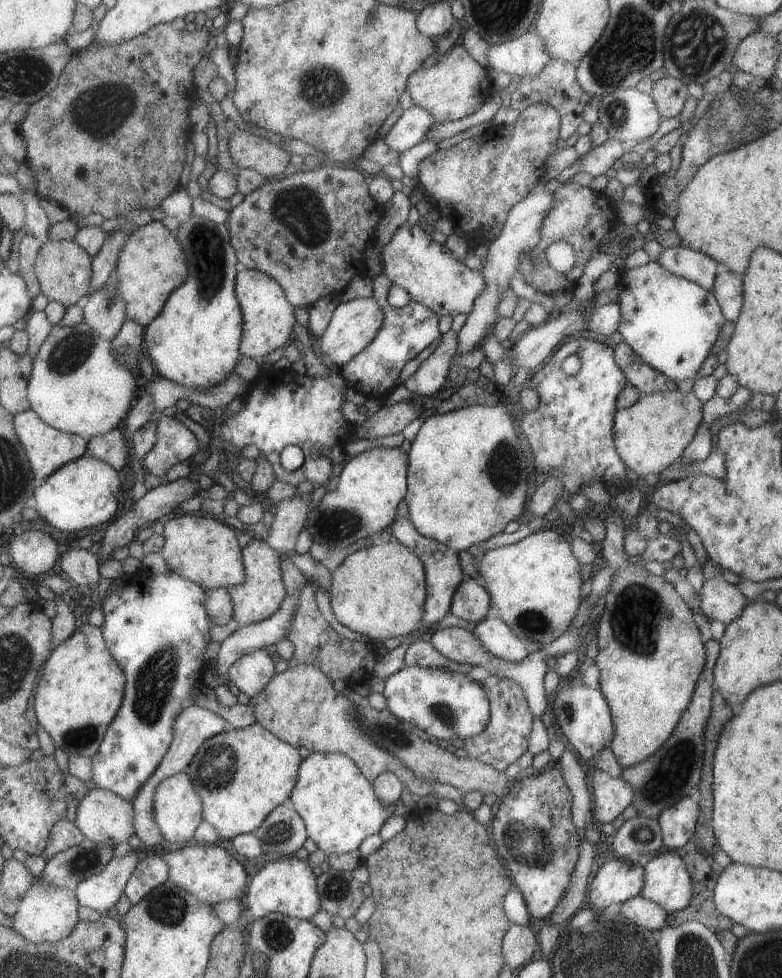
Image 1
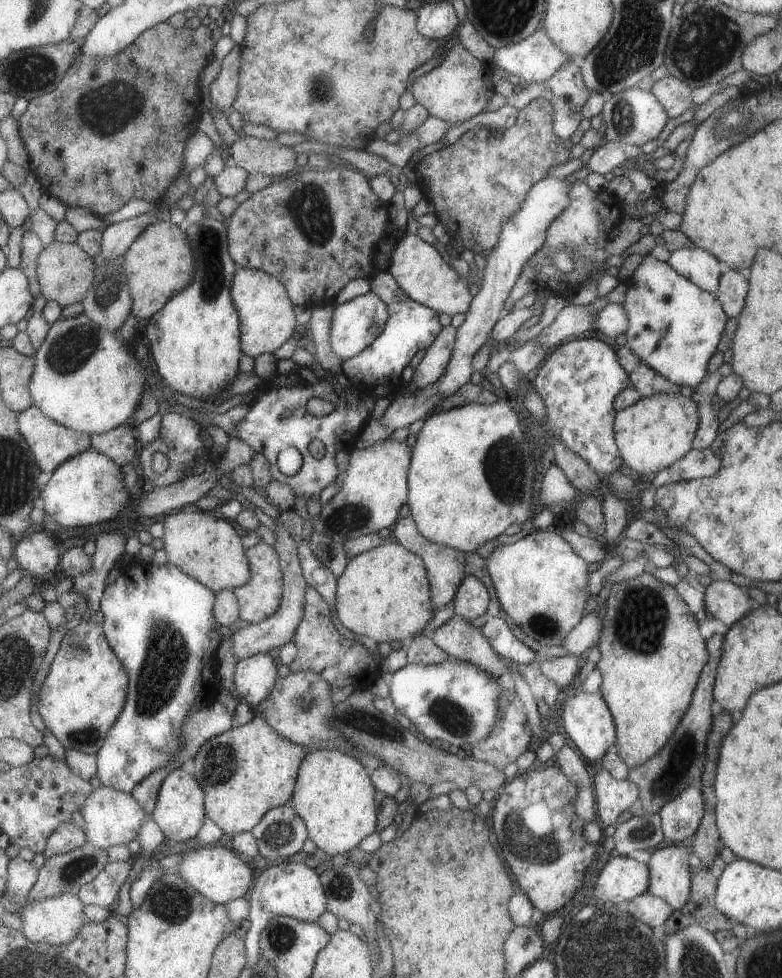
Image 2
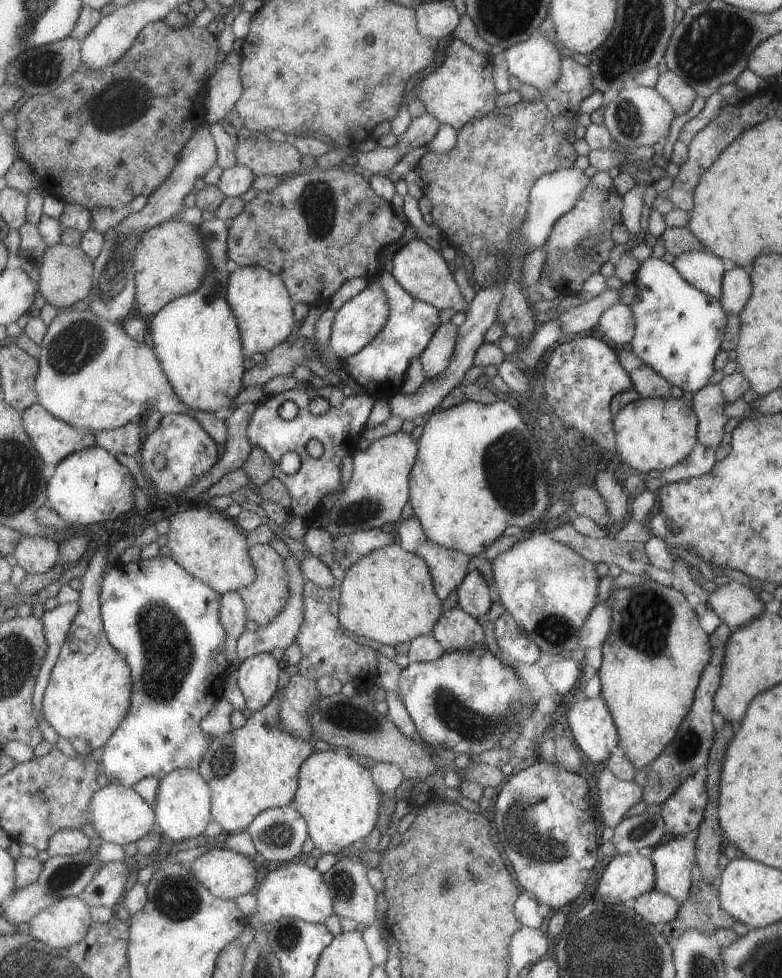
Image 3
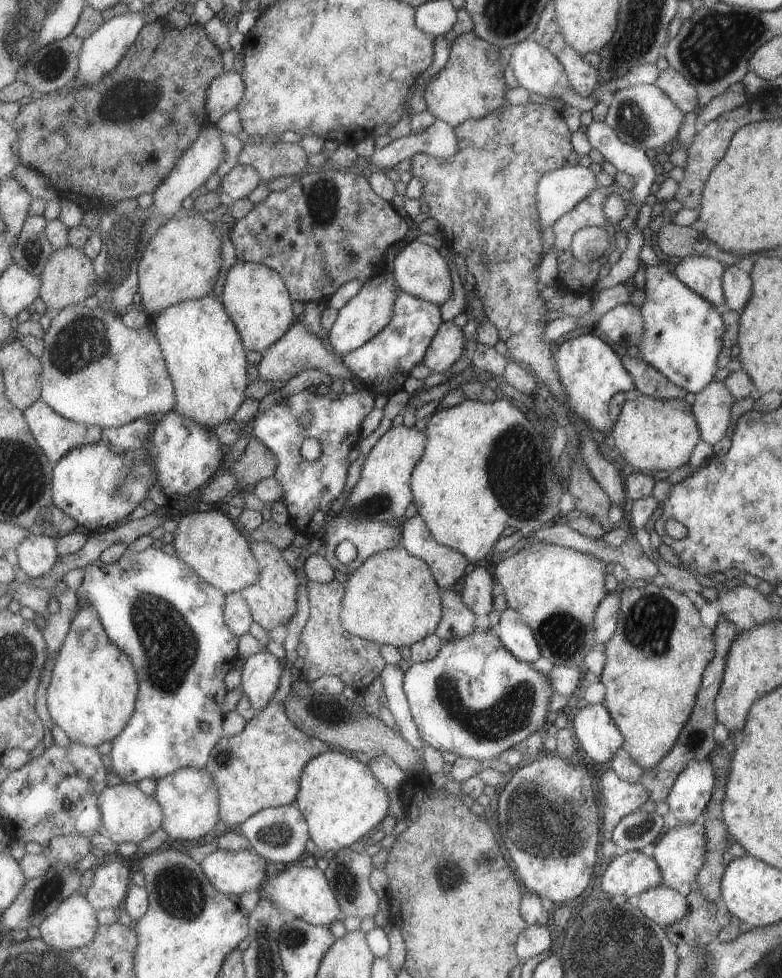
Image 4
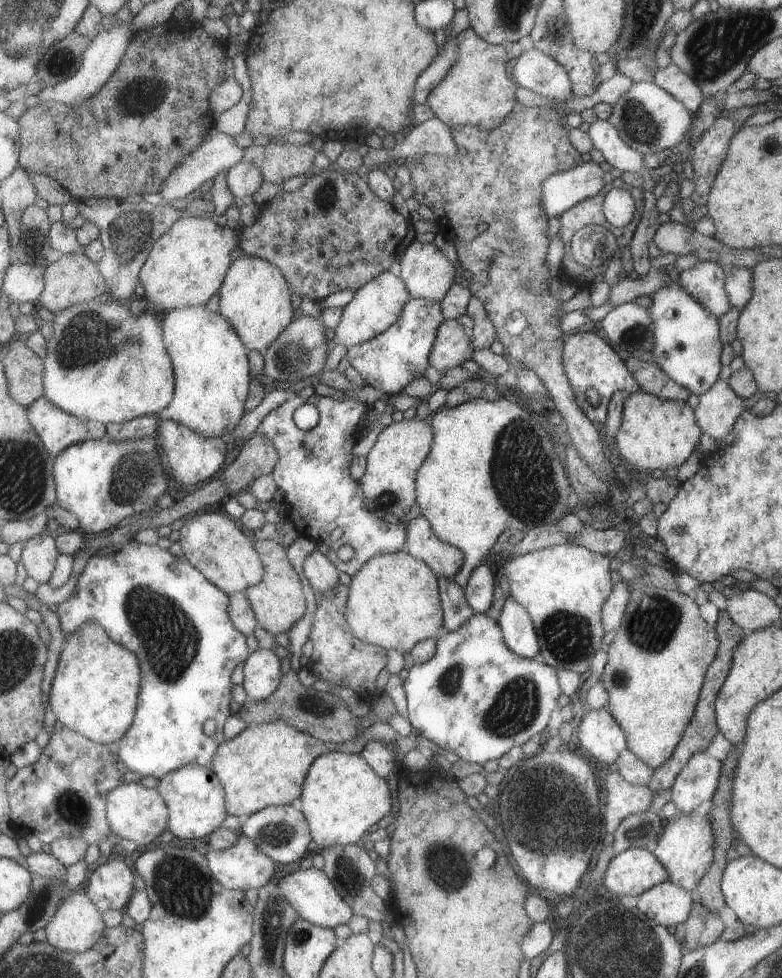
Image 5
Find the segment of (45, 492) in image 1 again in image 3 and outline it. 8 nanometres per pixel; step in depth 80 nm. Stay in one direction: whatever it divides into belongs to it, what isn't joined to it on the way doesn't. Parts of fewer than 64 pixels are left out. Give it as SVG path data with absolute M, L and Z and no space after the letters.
M99 442L92 448L73 452L58 465L47 486L48 505L71 526L91 526L103 522L112 524L115 518L135 508L133 479L127 468L121 466Z

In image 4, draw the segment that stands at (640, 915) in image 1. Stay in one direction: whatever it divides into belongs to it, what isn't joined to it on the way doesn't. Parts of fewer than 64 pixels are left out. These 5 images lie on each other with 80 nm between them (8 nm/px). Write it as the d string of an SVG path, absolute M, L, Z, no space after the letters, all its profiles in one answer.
M663 884L638 895L636 907L641 914L662 927L677 924L688 911L686 897Z

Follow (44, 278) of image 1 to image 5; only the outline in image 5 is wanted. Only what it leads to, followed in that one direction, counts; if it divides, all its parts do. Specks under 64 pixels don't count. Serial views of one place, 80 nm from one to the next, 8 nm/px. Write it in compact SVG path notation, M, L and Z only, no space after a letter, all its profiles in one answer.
M83 252L68 255L58 255L46 270L46 287L37 304L45 307L51 313L59 314L67 307L73 307L79 303L86 303L95 296L106 291L106 284L102 274L97 270L97 263L89 260Z

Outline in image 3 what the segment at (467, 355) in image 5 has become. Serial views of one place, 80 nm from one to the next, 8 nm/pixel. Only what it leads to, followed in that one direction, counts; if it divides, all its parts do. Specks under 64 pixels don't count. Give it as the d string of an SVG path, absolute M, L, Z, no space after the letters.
M447 322L440 324L435 330L431 341L420 355L421 370L425 374L425 381L436 378L453 358L457 338L457 327Z

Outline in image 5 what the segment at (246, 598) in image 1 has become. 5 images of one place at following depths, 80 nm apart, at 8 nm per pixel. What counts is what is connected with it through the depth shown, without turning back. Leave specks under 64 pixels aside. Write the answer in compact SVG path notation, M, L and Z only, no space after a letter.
M255 539L253 544L262 562L263 576L257 584L243 591L254 612L257 624L263 630L273 635L287 632L303 616L306 609L306 600L303 597L299 576L285 555L286 549L280 544L269 539Z

